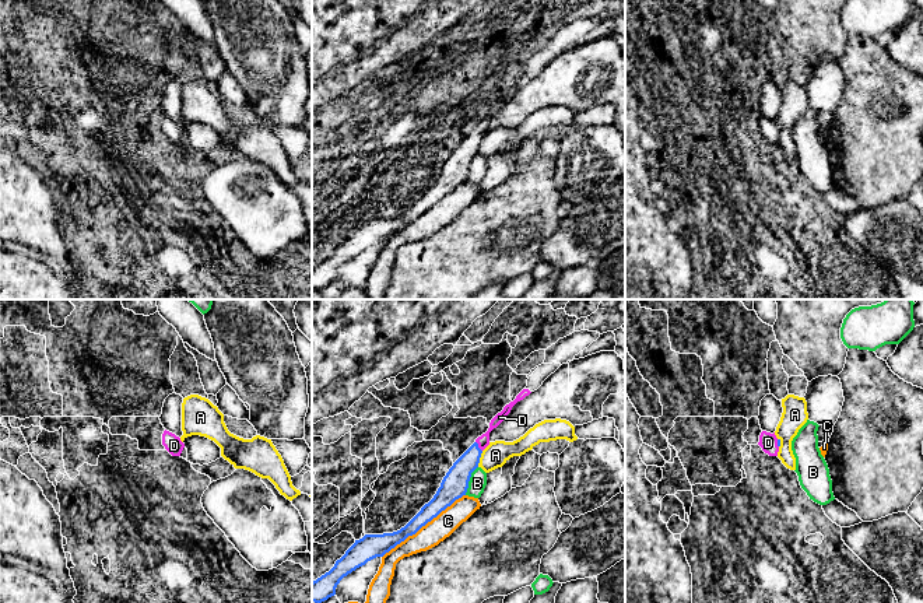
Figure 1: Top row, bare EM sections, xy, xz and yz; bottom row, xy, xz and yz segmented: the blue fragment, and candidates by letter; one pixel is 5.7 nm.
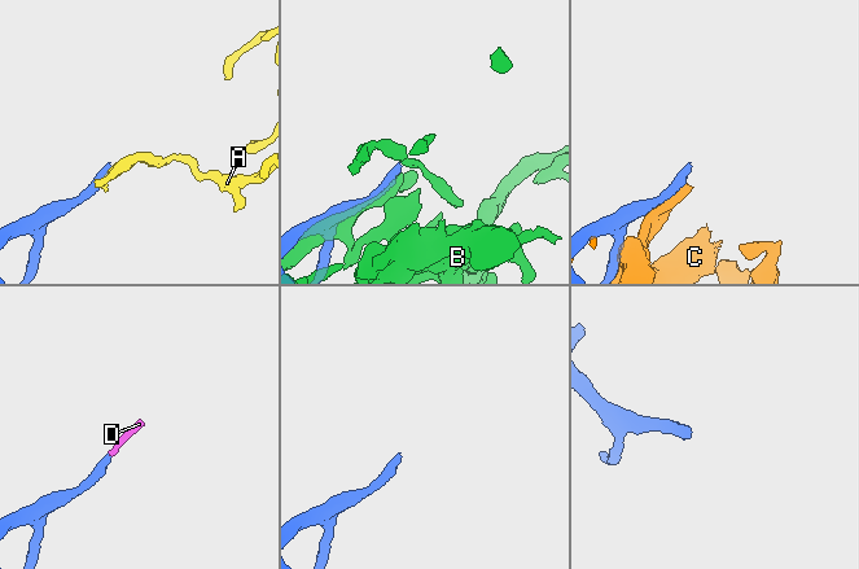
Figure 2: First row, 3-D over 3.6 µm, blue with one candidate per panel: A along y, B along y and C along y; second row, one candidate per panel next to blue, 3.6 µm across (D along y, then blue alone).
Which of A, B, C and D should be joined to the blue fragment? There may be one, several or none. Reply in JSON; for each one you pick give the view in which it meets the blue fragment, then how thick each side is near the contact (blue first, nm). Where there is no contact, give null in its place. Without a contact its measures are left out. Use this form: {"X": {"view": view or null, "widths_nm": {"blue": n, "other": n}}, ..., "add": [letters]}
{"D": {"view": "xz", "widths_nm": {"blue": 150, "other": 70}}, "add": ["D"]}

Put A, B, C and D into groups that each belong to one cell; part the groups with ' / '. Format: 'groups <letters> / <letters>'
groups A / B / C / D

